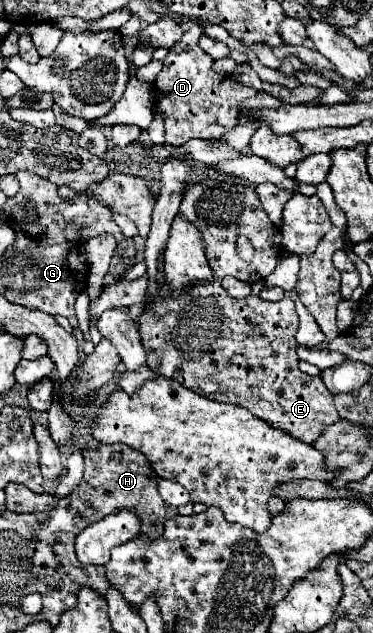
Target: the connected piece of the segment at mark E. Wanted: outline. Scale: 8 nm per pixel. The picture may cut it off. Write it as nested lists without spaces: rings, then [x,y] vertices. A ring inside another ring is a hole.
[[[163,252],[159,256],[159,272],[157,272],[157,294],[151,296],[151,302],[143,310],[139,318],[139,334],[141,344],[147,352],[147,364],[155,374],[165,378],[173,378],[179,374],[179,382],[193,390],[195,394],[229,402],[241,408],[247,408],[251,414],[261,418],[273,428],[279,428],[293,438],[299,438],[305,444],[315,442],[315,438],[323,432],[327,424],[337,420],[337,410],[333,408],[333,394],[325,388],[321,378],[307,376],[299,370],[297,360],[297,340],[295,332],[299,326],[299,318],[295,312],[295,302],[285,296],[279,302],[265,302],[259,296],[247,298],[231,298],[221,288],[221,282],[215,280],[197,280],[191,284],[181,296],[169,296],[165,292],[165,272],[163,272]]]

